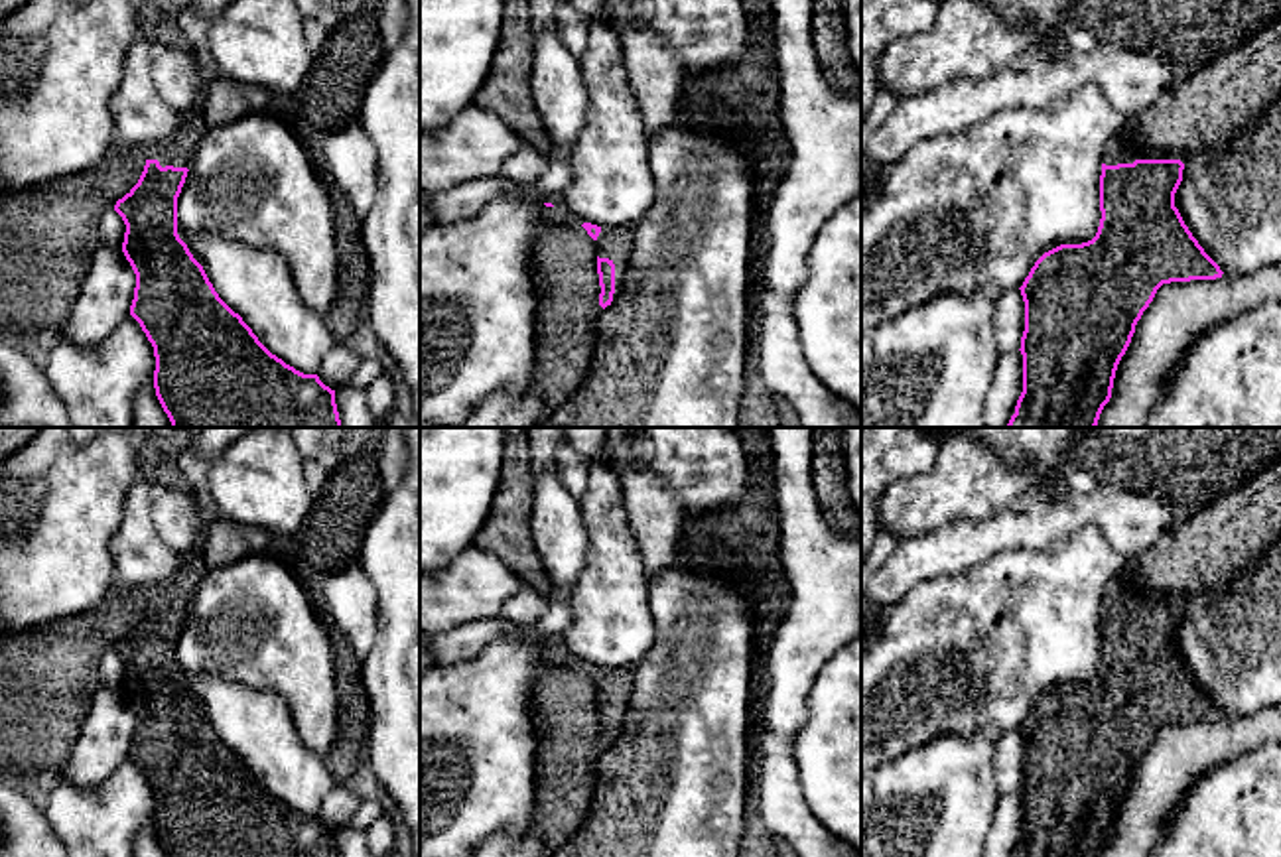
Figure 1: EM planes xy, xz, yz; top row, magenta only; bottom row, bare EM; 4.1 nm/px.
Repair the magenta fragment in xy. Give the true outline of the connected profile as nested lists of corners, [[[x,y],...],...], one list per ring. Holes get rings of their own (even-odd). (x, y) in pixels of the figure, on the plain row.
[[[201,546],[187,552],[171,585],[144,593],[138,625],[114,646],[126,666],[122,693],[136,715],[130,757],[154,788],[156,837],[168,857],[339,857],[335,831],[272,796],[219,739],[177,676],[177,638],[207,571]]]

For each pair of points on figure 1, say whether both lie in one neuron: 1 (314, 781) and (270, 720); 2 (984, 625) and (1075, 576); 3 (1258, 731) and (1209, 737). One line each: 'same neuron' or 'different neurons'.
1: same neuron
2: same neuron
3: same neuron

